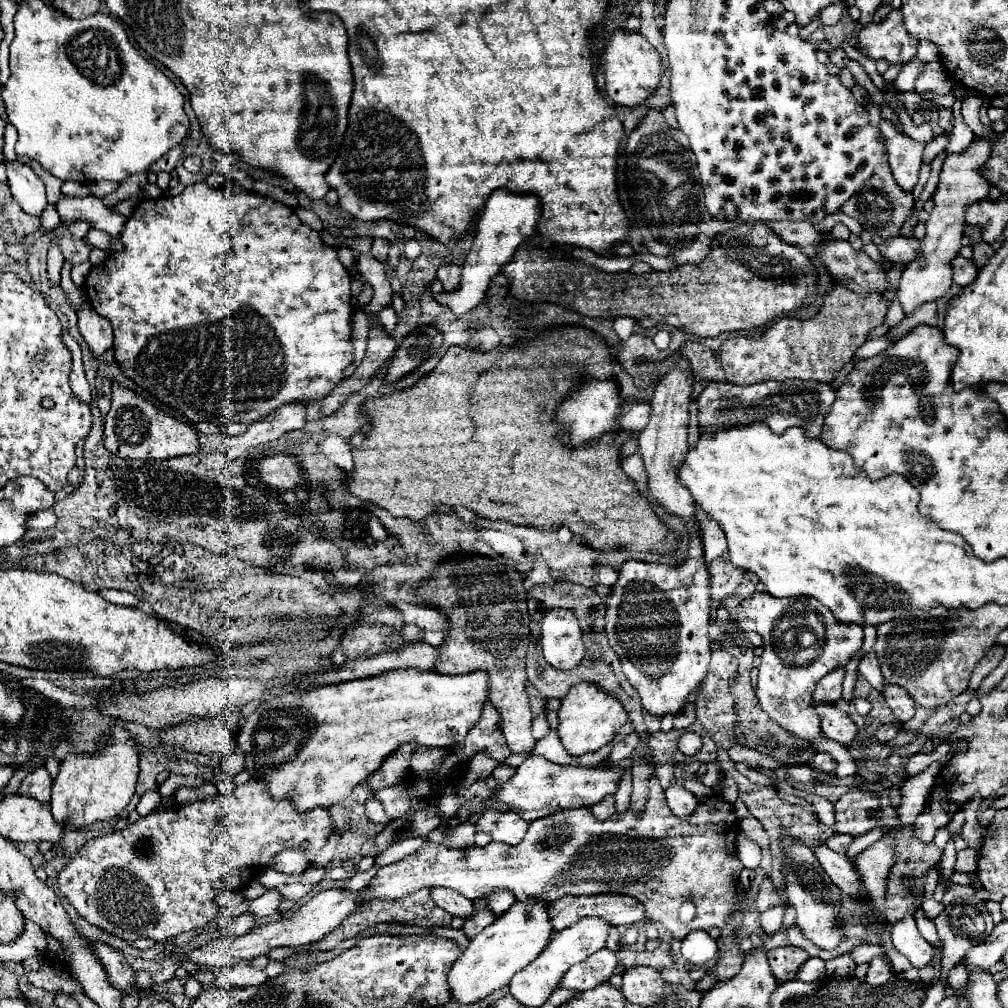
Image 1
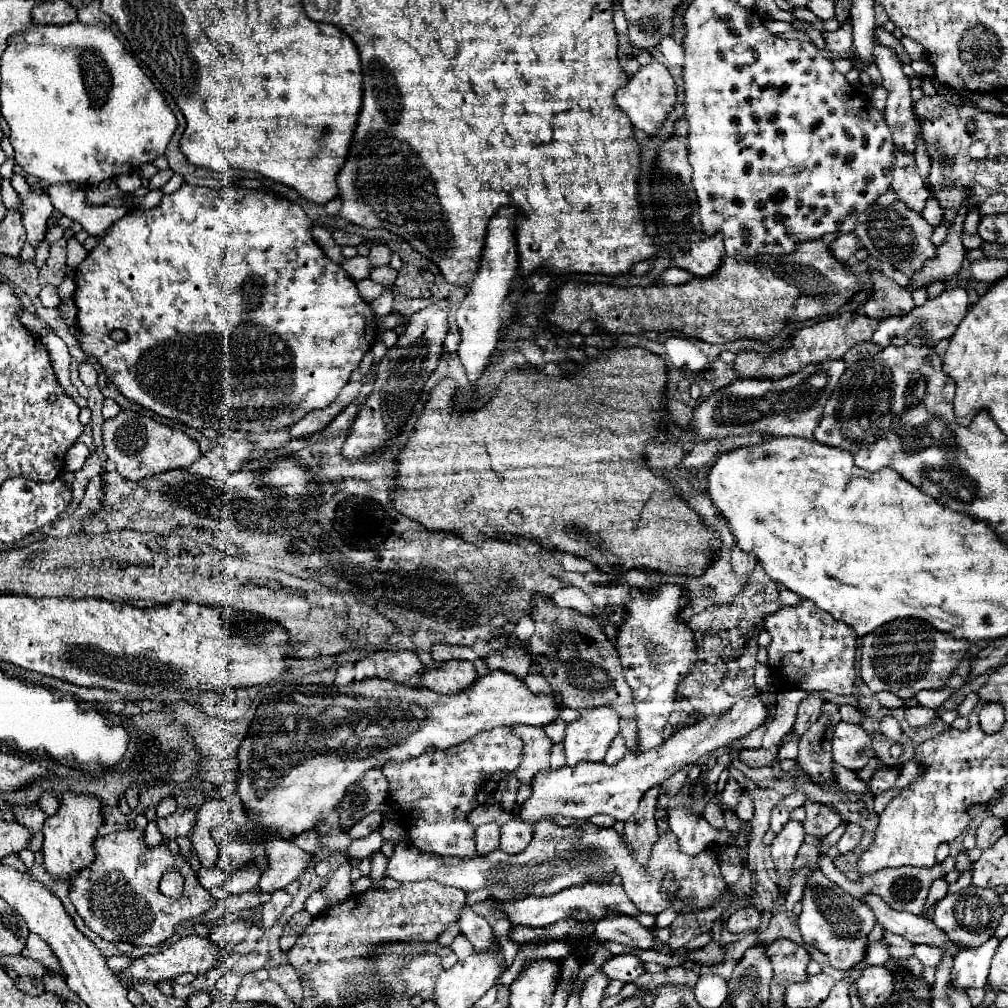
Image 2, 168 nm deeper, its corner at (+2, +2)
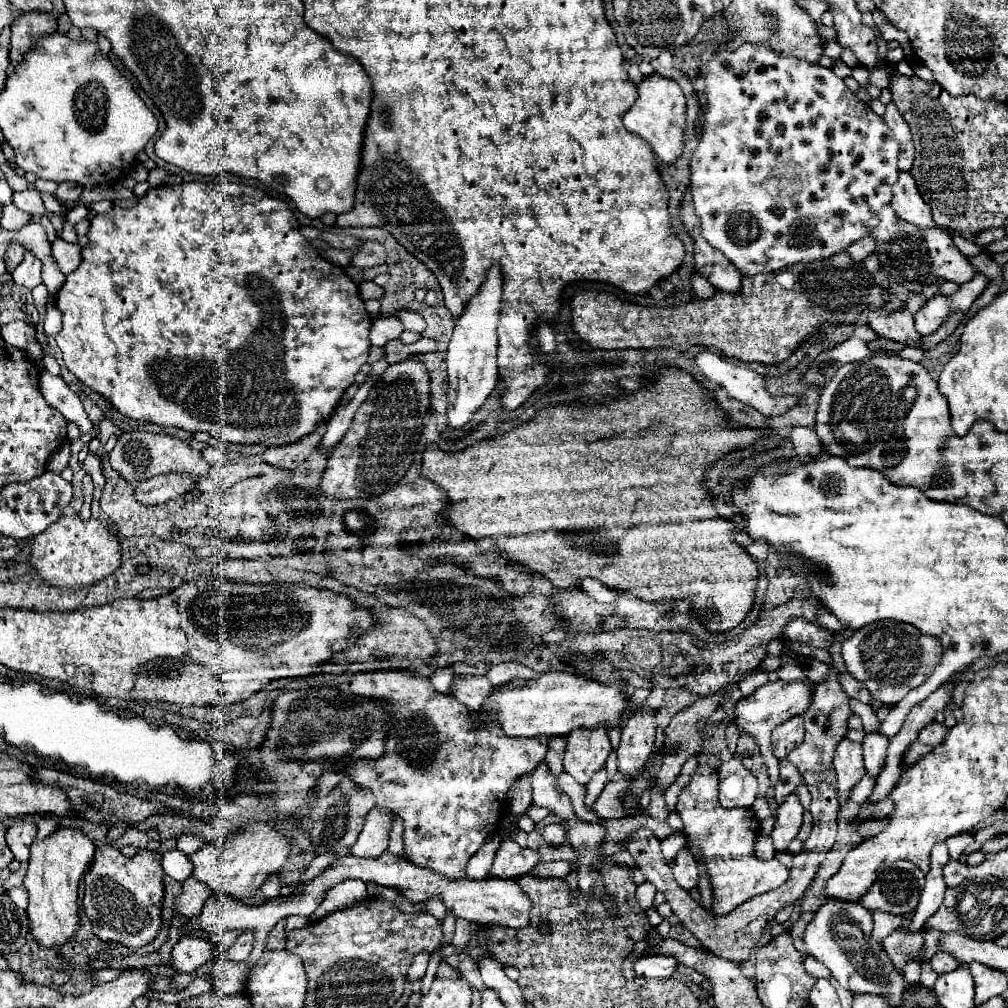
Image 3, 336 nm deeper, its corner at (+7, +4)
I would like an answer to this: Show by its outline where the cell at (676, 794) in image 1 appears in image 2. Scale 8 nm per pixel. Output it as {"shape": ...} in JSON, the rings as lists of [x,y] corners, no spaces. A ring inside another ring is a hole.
{"shape":[[[676,808],[670,810],[670,830],[676,834],[678,838],[678,846],[684,854],[696,856],[702,850],[706,850],[706,846],[710,846],[712,842],[726,844],[728,840],[728,832],[726,830],[716,830],[712,828],[704,818],[686,812],[684,808]]]}

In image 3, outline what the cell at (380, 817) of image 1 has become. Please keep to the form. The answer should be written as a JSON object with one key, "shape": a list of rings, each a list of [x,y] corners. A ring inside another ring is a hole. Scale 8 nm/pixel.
{"shape":[[[373,808],[367,818],[365,826],[357,838],[357,842],[351,846],[351,854],[358,857],[375,858],[387,850],[389,840],[389,828],[391,828],[391,812]]]}

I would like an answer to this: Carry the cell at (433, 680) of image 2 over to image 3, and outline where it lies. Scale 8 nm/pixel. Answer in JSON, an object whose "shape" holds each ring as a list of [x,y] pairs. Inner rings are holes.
{"shape":[[[455,676],[451,696],[471,710],[477,710],[485,702],[485,694],[489,694],[491,688],[493,686],[485,676]]]}

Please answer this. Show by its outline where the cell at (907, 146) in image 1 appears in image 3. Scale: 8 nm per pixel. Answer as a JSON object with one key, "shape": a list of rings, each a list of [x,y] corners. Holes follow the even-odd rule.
{"shape":[[[899,172],[899,180],[893,186],[891,206],[897,212],[897,216],[903,216],[903,220],[911,224],[917,224],[921,228],[929,228],[935,224],[931,208],[921,198],[911,172]]]}

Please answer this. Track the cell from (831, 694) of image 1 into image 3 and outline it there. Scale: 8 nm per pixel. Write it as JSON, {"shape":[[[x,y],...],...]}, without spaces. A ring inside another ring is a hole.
{"shape":[[[793,716],[779,724],[773,734],[771,734],[771,744],[773,744],[773,754],[781,760],[785,758],[797,744],[801,744],[805,732],[805,720],[803,716]]]}

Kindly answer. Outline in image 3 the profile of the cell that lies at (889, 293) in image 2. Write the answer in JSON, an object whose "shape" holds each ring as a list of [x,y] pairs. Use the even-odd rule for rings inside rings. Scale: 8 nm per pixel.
{"shape":[[[901,308],[889,316],[869,316],[869,322],[867,322],[875,332],[877,336],[883,336],[883,338],[889,338],[889,340],[895,340],[895,342],[903,342],[907,346],[915,346],[919,348],[919,340],[921,336],[915,332],[915,326],[913,326],[913,314],[907,310],[907,308]]]}

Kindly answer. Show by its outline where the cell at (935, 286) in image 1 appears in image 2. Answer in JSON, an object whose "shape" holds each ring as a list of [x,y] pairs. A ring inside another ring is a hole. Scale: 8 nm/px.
{"shape":[[[962,206],[958,210],[958,218],[956,222],[952,224],[952,228],[948,230],[948,238],[942,246],[938,246],[938,254],[936,258],[928,260],[924,264],[924,268],[914,276],[914,282],[918,286],[924,286],[924,284],[930,284],[934,280],[946,280],[946,278],[952,278],[954,274],[960,272],[962,268],[962,262],[964,262],[964,246],[960,242],[960,232],[962,232],[962,224],[964,224],[964,218],[968,214],[968,208]]]}

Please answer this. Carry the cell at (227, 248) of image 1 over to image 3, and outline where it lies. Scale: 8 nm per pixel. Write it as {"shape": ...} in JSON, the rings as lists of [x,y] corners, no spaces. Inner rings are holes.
{"shape":[[[222,179],[215,184],[205,184],[205,182],[181,182],[181,184],[161,184],[161,186],[155,186],[155,188],[149,188],[149,192],[133,206],[133,208],[121,208],[121,206],[115,206],[111,212],[107,214],[97,214],[93,220],[91,220],[91,228],[87,232],[87,238],[89,238],[89,244],[83,248],[81,256],[81,264],[75,272],[67,274],[67,280],[65,284],[61,286],[61,290],[57,292],[57,308],[61,310],[63,314],[63,330],[57,334],[57,346],[61,348],[63,352],[63,360],[65,360],[65,366],[69,368],[69,372],[73,372],[85,386],[93,388],[95,392],[103,394],[121,414],[133,418],[133,420],[147,420],[147,422],[155,422],[159,426],[177,426],[177,428],[183,428],[187,432],[209,432],[213,438],[217,438],[219,442],[235,442],[235,444],[265,444],[265,446],[277,446],[277,444],[291,444],[293,440],[299,440],[301,436],[307,436],[309,432],[313,432],[313,428],[323,420],[327,418],[335,406],[337,406],[337,400],[341,400],[343,392],[347,386],[353,384],[353,378],[355,374],[361,370],[361,366],[367,362],[367,356],[369,356],[369,330],[371,330],[371,322],[373,318],[367,314],[365,306],[363,306],[363,300],[361,300],[361,294],[359,294],[359,288],[357,284],[347,276],[347,272],[341,268],[341,266],[335,266],[331,264],[329,260],[321,258],[319,252],[303,238],[303,234],[299,232],[299,222],[293,214],[293,210],[287,206],[285,200],[281,198],[271,198],[269,194],[265,194],[261,188],[255,188],[255,186],[245,186],[245,184],[236,184]]]}

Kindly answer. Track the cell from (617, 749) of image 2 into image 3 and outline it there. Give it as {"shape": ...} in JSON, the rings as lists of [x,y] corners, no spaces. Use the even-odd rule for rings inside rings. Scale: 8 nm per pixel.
{"shape":[[[603,766],[601,770],[597,770],[597,772],[593,774],[591,782],[587,784],[587,796],[585,796],[585,804],[587,804],[589,808],[591,808],[591,804],[597,800],[597,796],[599,796],[599,792],[603,790],[605,782],[607,782],[607,770],[605,770],[605,766]]]}

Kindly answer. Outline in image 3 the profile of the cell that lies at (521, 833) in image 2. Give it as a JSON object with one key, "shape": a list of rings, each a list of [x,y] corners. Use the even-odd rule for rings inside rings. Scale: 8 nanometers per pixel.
{"shape":[[[503,840],[497,854],[495,854],[491,876],[495,876],[495,878],[519,878],[519,876],[527,874],[537,862],[539,862],[539,856],[535,850],[521,848],[513,840]]]}

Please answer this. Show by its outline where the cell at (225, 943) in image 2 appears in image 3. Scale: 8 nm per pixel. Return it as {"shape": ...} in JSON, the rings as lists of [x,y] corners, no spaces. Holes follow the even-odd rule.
{"shape":[[[183,936],[171,952],[171,966],[177,972],[193,972],[215,956],[215,944],[205,938]]]}

